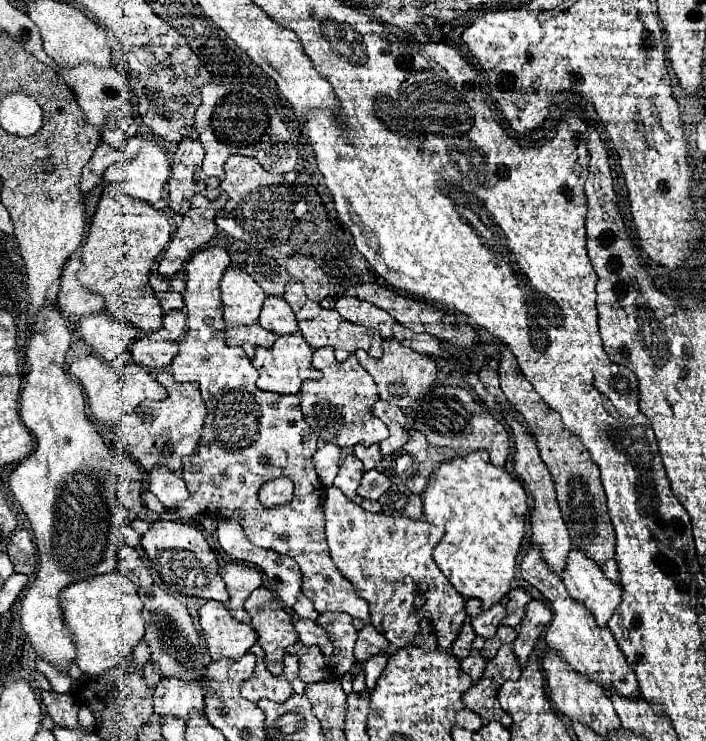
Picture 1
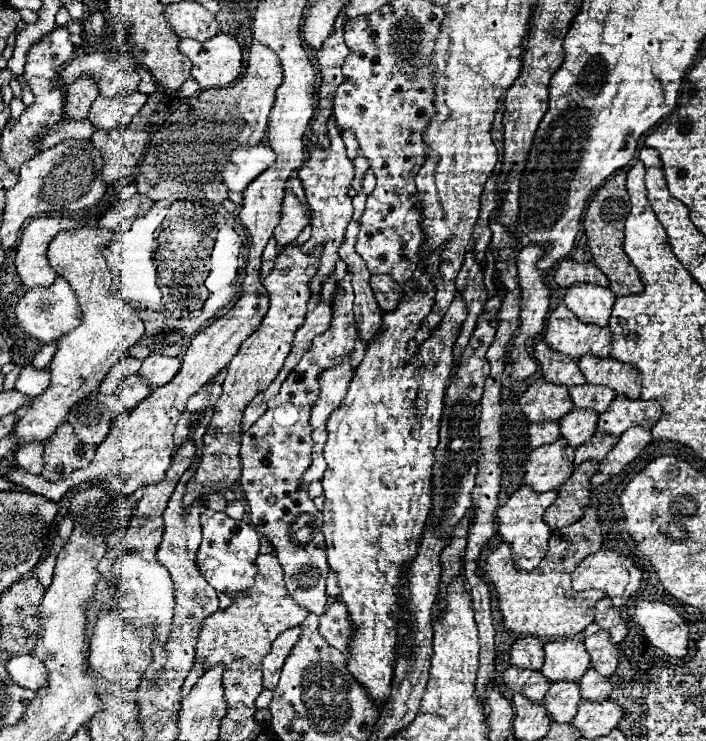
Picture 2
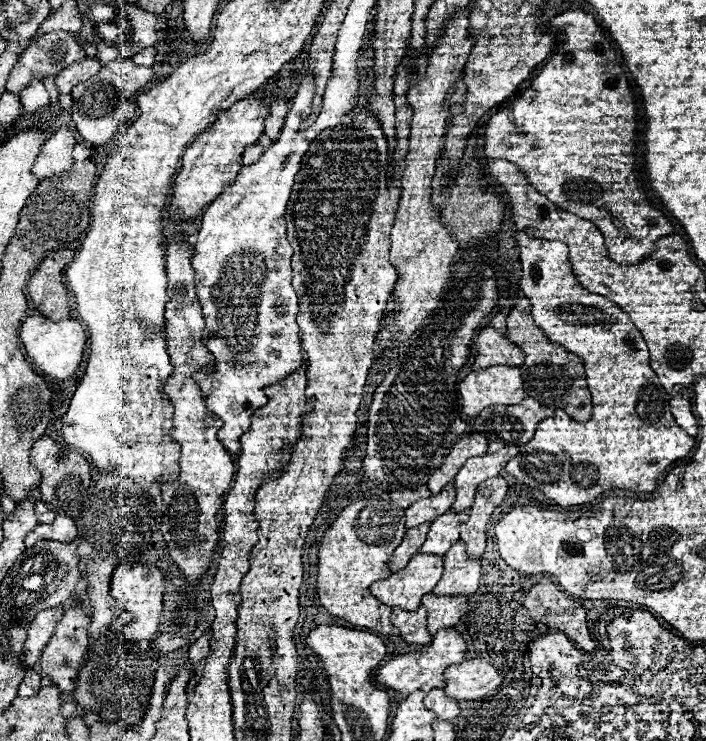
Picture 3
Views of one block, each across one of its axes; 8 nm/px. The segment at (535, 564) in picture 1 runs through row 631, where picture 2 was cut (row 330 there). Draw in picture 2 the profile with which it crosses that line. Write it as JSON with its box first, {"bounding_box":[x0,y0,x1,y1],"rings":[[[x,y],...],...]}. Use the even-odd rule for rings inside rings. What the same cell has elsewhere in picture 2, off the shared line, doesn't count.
{"bounding_box":[544,306,610,358],"rings":[[[558,306],[550,312],[544,342],[572,358],[582,358],[584,354],[594,354],[598,358],[610,356],[610,328],[578,322],[566,306]]]}

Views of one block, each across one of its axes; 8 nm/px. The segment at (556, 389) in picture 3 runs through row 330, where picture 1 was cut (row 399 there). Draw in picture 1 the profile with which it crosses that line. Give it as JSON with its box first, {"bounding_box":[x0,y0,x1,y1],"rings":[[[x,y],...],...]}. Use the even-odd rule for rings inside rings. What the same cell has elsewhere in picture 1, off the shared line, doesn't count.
{"bounding_box":[498,346,620,582],"rings":[[[506,346],[500,352],[498,374],[500,374],[500,388],[506,396],[506,400],[510,402],[510,406],[514,410],[518,410],[524,416],[530,432],[536,436],[540,456],[542,456],[544,464],[548,466],[550,474],[556,482],[558,504],[560,504],[564,522],[570,530],[572,544],[576,548],[580,548],[586,556],[590,556],[610,580],[618,582],[620,574],[618,574],[618,566],[614,562],[616,534],[614,534],[614,526],[612,526],[610,516],[608,516],[606,496],[604,496],[604,488],[602,488],[602,482],[600,482],[598,466],[588,456],[588,450],[584,448],[580,438],[564,428],[560,414],[556,410],[552,410],[540,398],[540,394],[534,390],[534,386],[526,380],[526,376],[522,374],[522,370],[516,364],[516,356]]]}

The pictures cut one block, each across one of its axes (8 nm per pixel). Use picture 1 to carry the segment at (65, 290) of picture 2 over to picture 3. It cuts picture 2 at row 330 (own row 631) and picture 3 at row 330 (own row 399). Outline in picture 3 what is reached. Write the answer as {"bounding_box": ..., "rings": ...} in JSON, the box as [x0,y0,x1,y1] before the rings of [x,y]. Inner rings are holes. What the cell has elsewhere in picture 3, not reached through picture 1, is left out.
{"bounding_box":[20,314,86,380],"rings":[[[32,314],[20,326],[20,340],[38,372],[58,378],[58,380],[66,380],[76,374],[76,370],[82,362],[82,354],[84,354],[84,346],[86,346],[86,332],[84,332],[84,326],[74,318],[54,322],[46,316]]]}

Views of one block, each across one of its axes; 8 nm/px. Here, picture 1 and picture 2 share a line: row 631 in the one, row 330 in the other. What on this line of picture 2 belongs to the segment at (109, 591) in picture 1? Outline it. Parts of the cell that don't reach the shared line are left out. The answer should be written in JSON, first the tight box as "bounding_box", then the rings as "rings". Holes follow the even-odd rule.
{"bounding_box":[2,228,144,470],"rings":[[[80,228],[70,232],[60,232],[48,246],[48,262],[50,266],[72,286],[76,292],[78,304],[82,308],[82,324],[74,330],[66,332],[60,340],[56,340],[56,352],[48,366],[52,378],[46,392],[34,398],[30,410],[16,422],[14,430],[14,448],[12,456],[4,458],[2,470],[10,470],[14,466],[14,452],[28,442],[46,444],[56,432],[58,424],[62,424],[74,404],[94,392],[104,376],[128,354],[128,350],[142,338],[144,322],[138,318],[136,310],[126,302],[116,286],[108,264],[98,250],[100,244],[108,242],[112,232],[100,228]]]}

